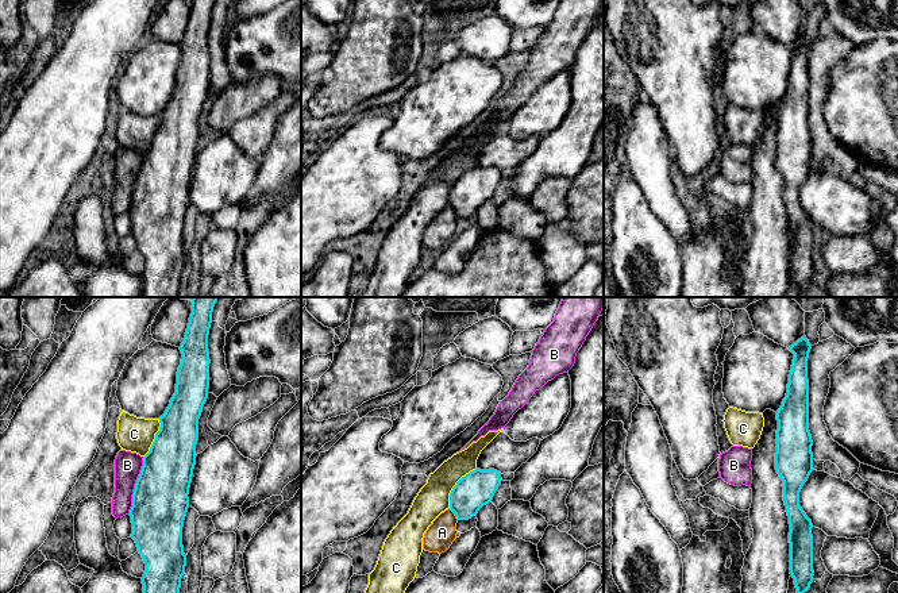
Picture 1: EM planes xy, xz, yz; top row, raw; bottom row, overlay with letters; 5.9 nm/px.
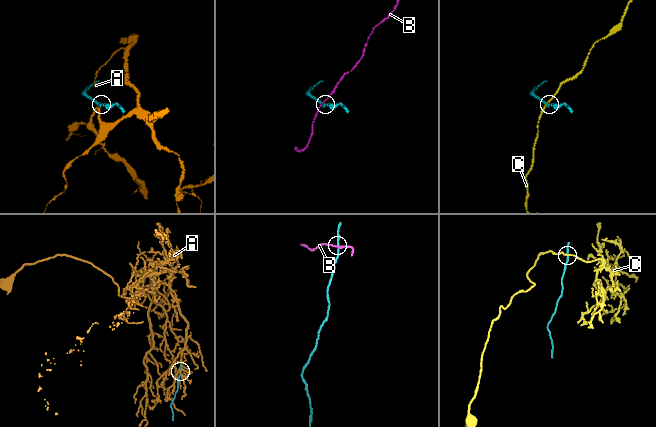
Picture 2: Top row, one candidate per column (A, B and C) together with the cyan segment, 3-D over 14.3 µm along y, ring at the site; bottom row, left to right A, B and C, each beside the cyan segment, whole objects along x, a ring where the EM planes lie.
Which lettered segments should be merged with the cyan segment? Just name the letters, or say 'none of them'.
none of them

